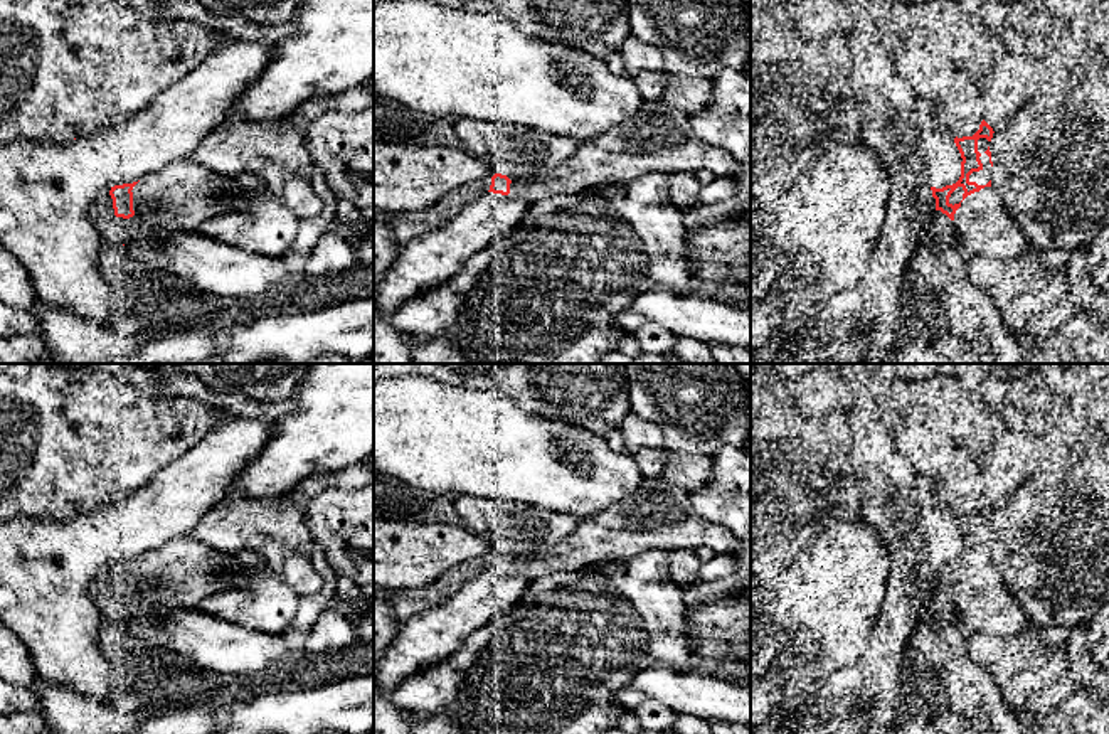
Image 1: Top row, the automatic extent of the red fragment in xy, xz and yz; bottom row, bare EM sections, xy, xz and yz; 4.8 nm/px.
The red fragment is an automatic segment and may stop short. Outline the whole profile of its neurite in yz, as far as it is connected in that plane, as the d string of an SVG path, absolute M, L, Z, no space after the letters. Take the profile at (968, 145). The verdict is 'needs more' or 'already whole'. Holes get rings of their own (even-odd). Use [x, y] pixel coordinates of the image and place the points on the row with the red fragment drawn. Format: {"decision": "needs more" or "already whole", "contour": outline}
{"decision": "needs more", "contour": "M983 120L979 130L973 136L954 138L954 143L961 153L961 177L956 184L946 185L942 189L931 187L932 197L936 199L936 210L946 214L954 221L959 204L951 204L951 194L961 187L964 190L963 200L979 192L984 187L991 187L993 162L990 152L990 141L993 138L993 128Z"}

